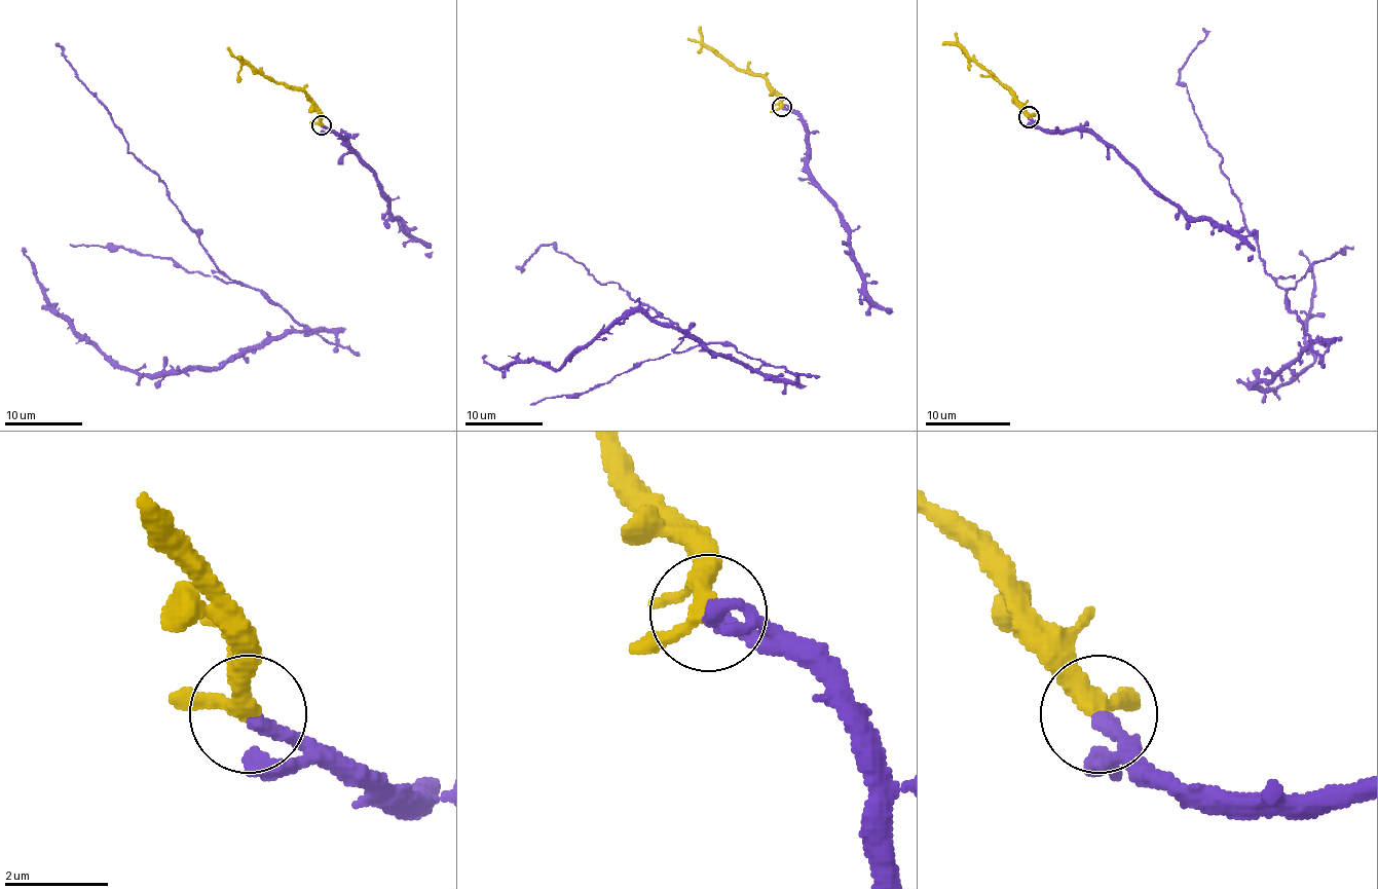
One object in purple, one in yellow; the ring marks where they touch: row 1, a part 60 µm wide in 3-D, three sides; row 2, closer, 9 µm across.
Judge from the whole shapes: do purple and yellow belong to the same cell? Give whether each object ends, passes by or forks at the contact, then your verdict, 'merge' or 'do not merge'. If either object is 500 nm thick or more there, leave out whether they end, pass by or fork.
purple ends; yellow passes by; merge

